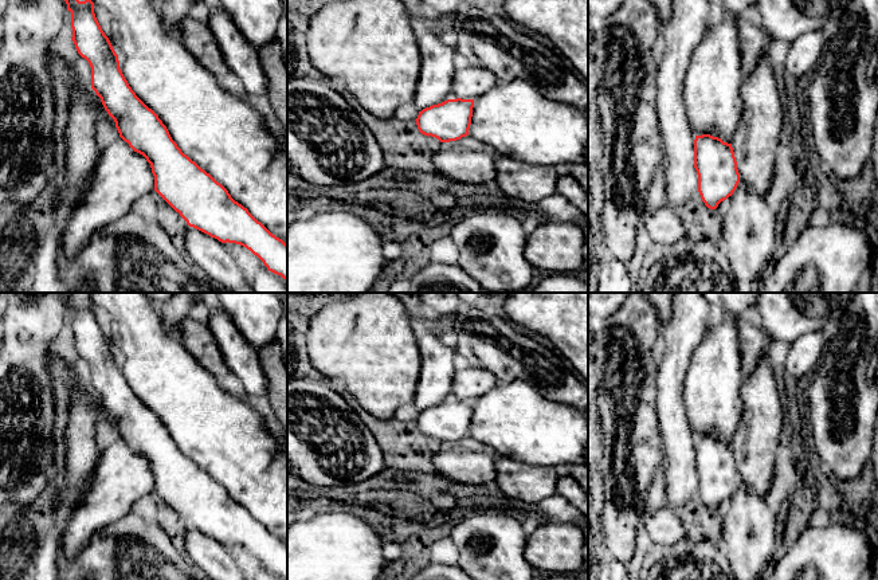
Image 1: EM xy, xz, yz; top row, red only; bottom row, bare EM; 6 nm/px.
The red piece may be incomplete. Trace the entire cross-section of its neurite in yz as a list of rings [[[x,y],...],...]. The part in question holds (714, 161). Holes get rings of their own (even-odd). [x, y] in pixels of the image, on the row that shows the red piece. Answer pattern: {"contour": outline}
{"contour": [[[710,134],[695,136],[694,168],[698,175],[698,192],[710,209],[732,196],[740,183],[732,144]]]}

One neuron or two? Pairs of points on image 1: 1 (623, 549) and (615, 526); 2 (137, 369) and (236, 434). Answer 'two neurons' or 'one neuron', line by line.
1: one neuron
2: one neuron

